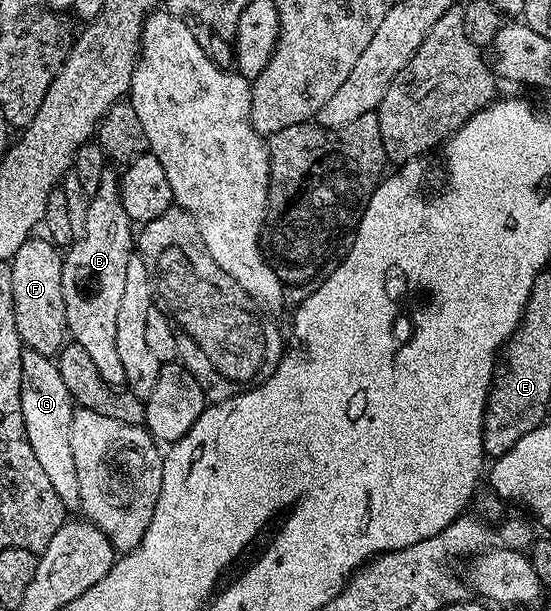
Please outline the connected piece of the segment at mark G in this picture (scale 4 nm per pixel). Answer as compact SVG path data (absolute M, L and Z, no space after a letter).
M23 351L21 357L21 389L17 400L19 416L23 419L33 457L37 457L41 469L49 476L57 497L61 497L64 508L79 507L77 469L73 465L73 448L69 445L69 425L76 408L69 389L65 387L54 358L36 351Z

